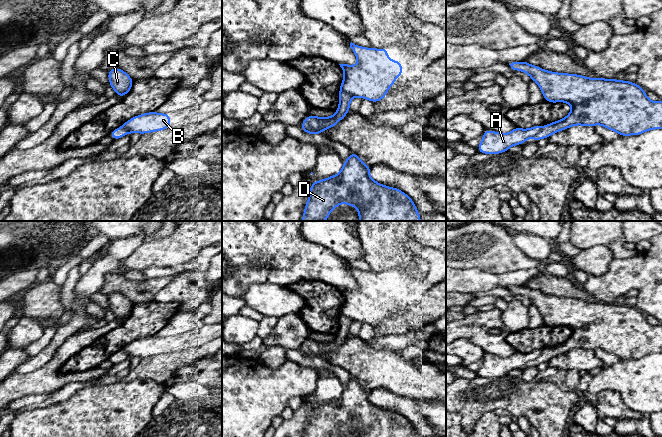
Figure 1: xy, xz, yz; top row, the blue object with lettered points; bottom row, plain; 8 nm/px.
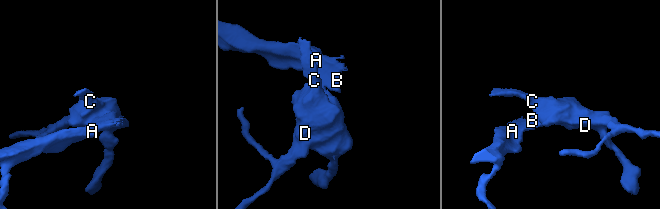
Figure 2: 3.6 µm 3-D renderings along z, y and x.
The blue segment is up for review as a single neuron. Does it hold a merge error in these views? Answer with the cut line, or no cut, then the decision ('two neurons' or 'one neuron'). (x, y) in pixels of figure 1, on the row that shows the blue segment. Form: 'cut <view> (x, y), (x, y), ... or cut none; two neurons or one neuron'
cut xz (341, 89), (352, 96); two neurons

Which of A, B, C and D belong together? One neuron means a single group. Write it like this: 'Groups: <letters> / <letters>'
Groups: A B / C D

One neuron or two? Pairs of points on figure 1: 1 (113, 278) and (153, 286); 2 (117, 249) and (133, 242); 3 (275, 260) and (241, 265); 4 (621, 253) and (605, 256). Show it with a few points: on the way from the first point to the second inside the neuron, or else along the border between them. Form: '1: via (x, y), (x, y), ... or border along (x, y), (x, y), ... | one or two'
1: via (123, 285), (143, 286) | one
2: via (121, 248), (129, 244) | one
3: via (267, 260), (249, 260) | one
4: border along (590, 247), (605, 245), (614, 257) | two

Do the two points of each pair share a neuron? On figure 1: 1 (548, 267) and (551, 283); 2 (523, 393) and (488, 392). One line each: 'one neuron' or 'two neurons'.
1: two neurons
2: one neuron

